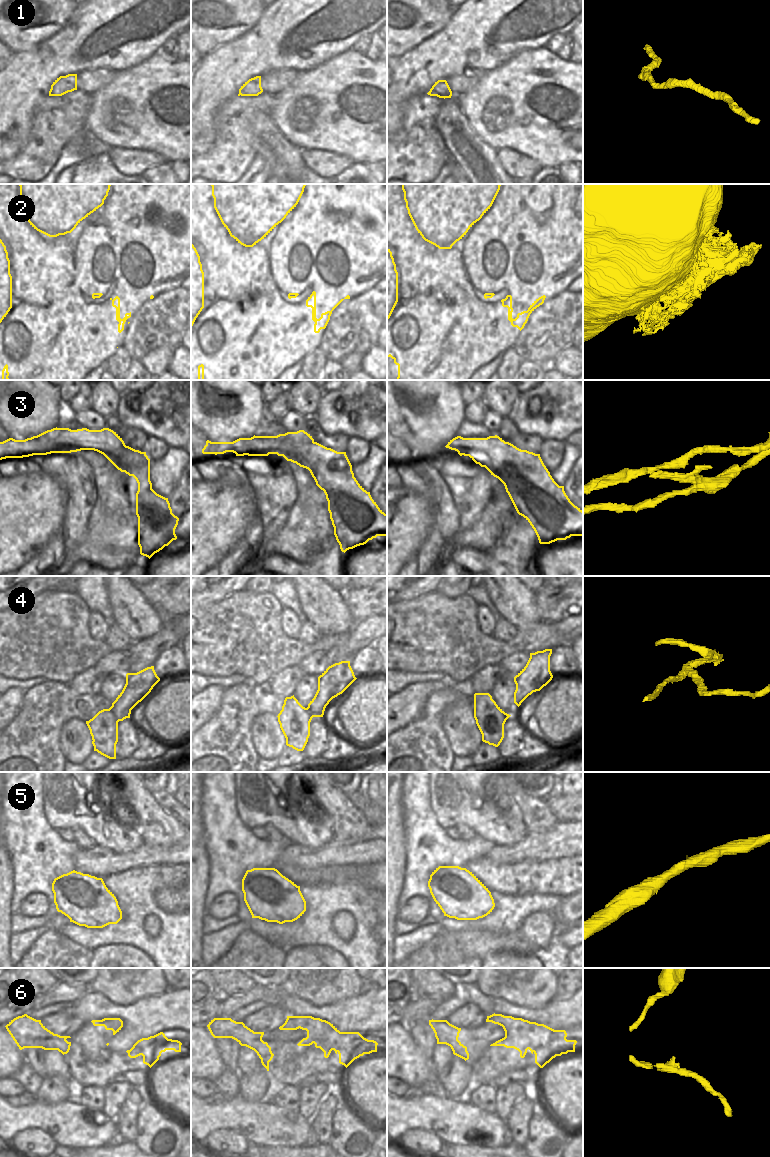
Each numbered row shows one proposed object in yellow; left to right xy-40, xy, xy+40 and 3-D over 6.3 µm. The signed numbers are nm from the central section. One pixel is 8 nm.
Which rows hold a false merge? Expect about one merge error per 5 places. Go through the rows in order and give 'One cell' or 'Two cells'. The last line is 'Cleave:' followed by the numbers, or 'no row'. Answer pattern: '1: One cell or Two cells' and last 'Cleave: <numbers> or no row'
1: One cell
2: One cell
3: Two cells
4: Two cells
5: One cell
6: One cell
Cleave: 3, 4

